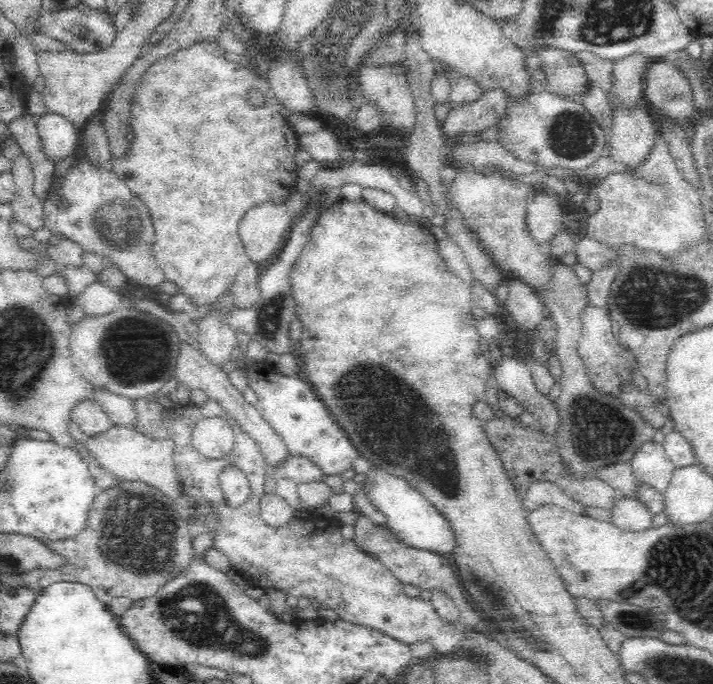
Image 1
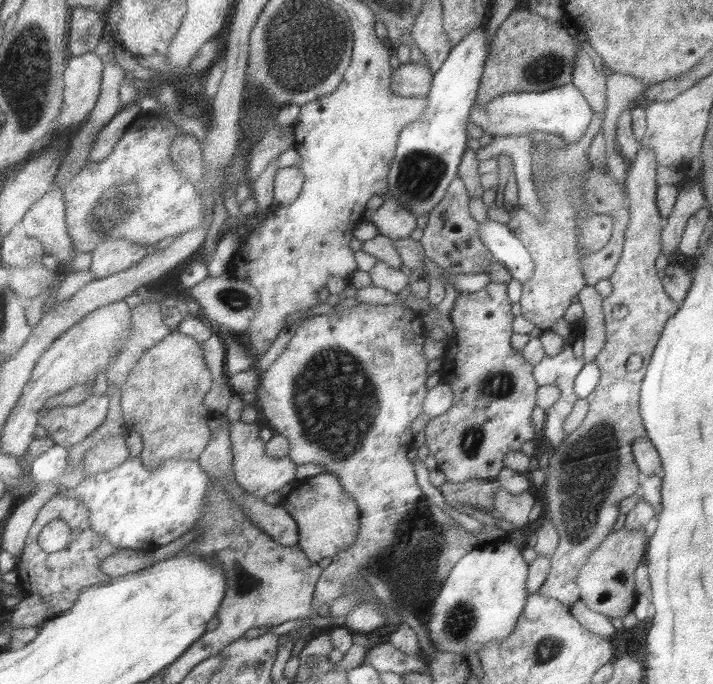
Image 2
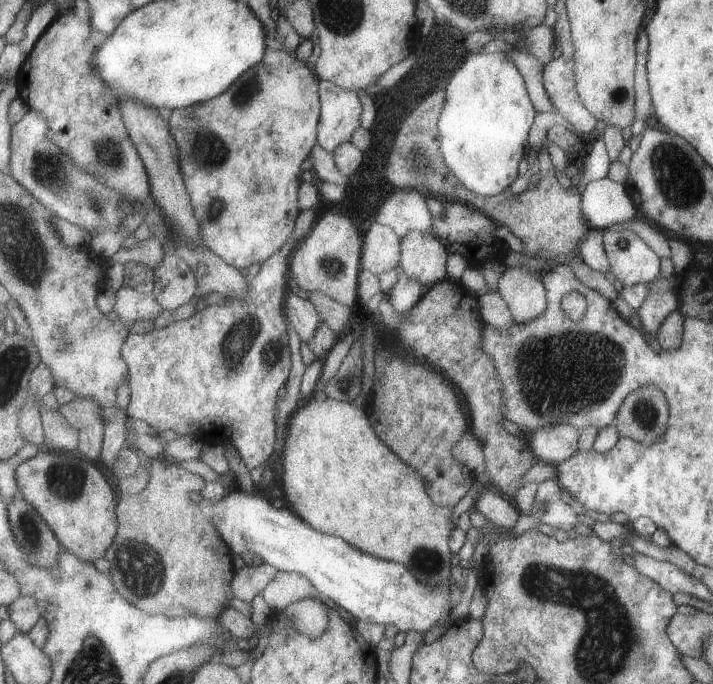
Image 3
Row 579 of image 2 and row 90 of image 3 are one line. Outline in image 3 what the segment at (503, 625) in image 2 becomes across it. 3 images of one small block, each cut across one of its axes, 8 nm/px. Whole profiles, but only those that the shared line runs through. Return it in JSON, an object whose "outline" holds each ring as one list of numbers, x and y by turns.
{"outline":[[495,52,495,54,471,54,465,62,461,62,461,70,451,78,449,82,449,100,441,114,441,142,443,142,443,154,447,156,447,164,451,170,463,180,463,186,479,196,499,196,507,190,507,186,517,176,517,164,523,154,525,140,529,138,531,124,537,116,537,110,533,108,529,94,525,92,525,80,521,78,521,72,517,70,515,62,509,58,507,52]]}

